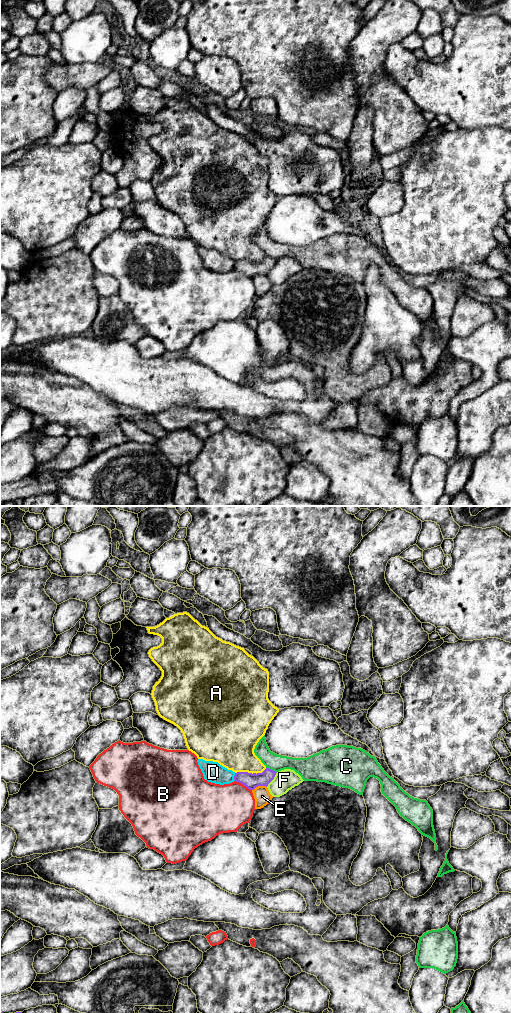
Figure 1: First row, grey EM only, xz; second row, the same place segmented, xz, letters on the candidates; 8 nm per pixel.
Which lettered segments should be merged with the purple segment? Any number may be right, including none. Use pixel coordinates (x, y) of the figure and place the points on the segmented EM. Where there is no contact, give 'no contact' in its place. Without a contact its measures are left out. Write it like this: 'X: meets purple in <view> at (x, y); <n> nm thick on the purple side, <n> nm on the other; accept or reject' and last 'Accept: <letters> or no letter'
A: meets purple in xz at (250, 773); 120 nm thick on the purple side, 340 nm on the other; reject
B: meets purple in xz at (243, 784); 120 nm thick on the purple side, 380 nm on the other; reject
C: meets purple in xz at (270, 769); 120 nm thick on the purple side, 130 nm on the other; reject
D: meets purple in xz at (234, 777); 120 nm thick on the purple side, 170 nm on the other; reject
E: meets purple in xz at (259, 785); 120 nm thick on the purple side, 140 nm on the other; reject
F: meets purple in xz at (273, 778); 120 nm thick on the purple side, 170 nm on the other; reject
Accept: no letter

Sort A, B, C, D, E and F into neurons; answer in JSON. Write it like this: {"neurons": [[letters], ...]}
{"neurons": [["A"], ["B"], ["C"], ["D"], ["E"], ["F"]]}

